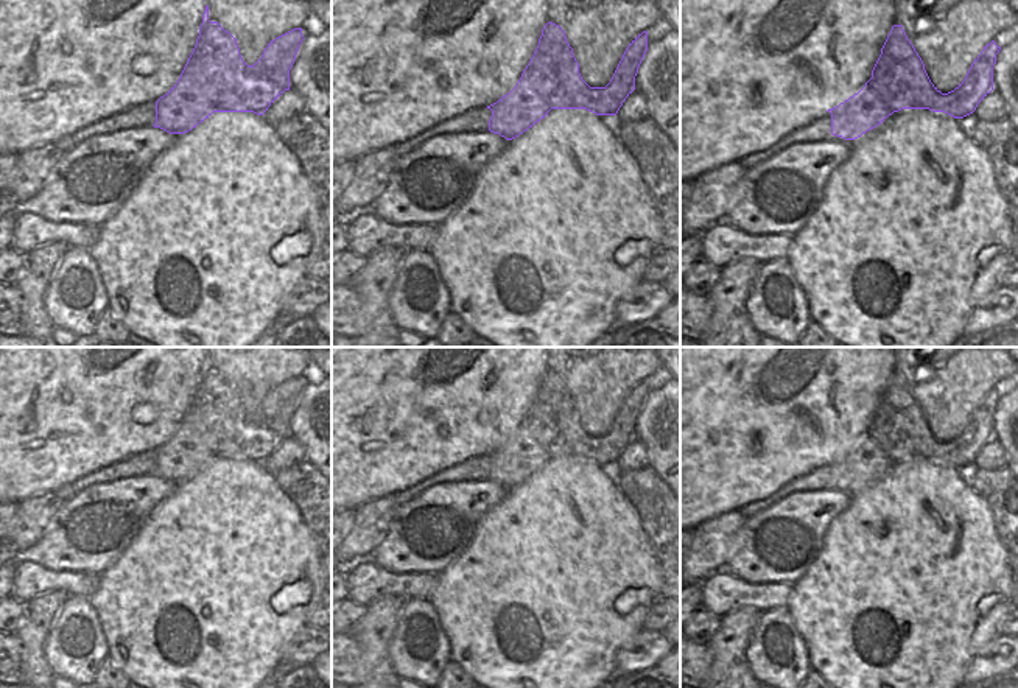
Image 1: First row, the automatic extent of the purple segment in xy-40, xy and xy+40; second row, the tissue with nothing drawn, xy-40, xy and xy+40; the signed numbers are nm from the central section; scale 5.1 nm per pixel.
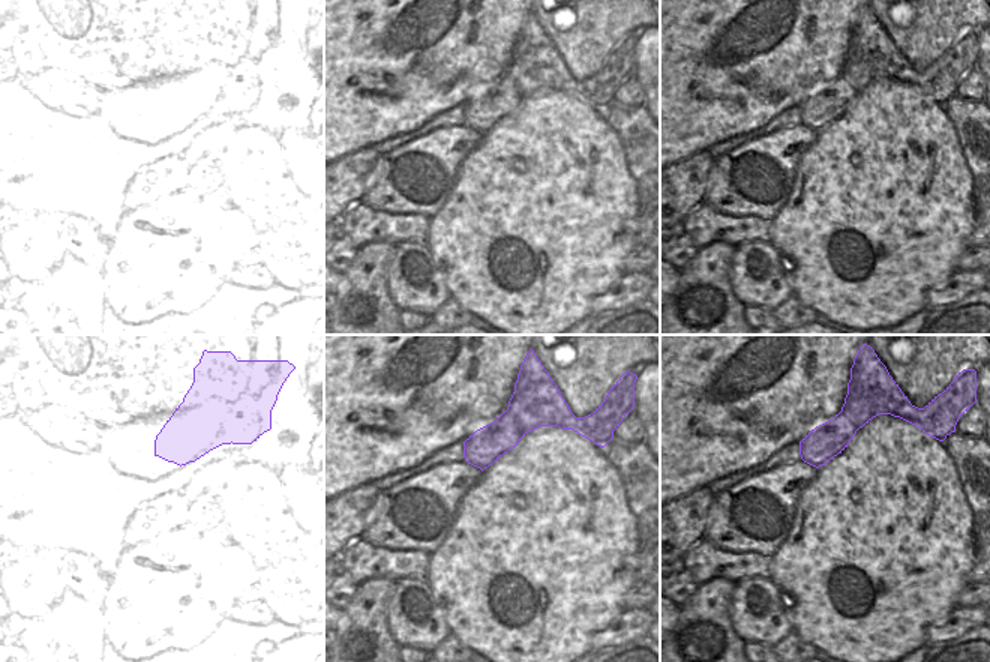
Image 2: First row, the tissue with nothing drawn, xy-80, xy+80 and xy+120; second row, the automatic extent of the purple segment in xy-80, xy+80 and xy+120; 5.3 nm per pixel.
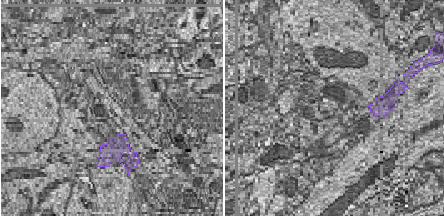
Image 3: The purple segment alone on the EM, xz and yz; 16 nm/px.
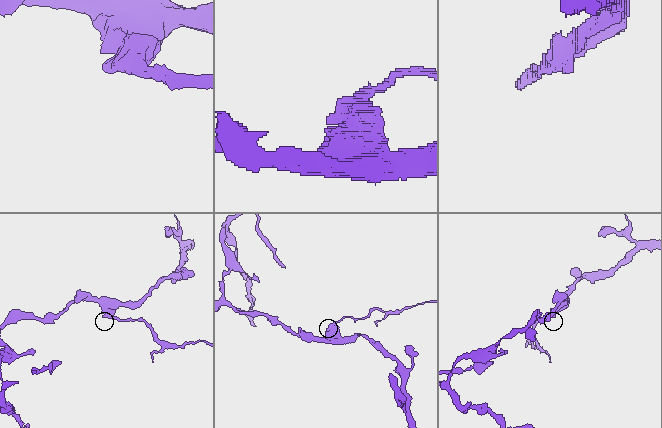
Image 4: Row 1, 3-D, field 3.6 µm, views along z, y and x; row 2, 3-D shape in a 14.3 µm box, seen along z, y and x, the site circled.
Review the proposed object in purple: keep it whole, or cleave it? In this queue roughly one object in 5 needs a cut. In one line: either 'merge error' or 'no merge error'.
merge error

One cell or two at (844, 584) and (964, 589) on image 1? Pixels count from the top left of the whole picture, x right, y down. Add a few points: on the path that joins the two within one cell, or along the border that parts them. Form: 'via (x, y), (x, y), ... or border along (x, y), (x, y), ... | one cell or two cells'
via (874, 587), (934, 587) | one cell

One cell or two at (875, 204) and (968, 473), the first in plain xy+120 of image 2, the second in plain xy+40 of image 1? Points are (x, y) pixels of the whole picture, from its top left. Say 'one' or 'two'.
two

